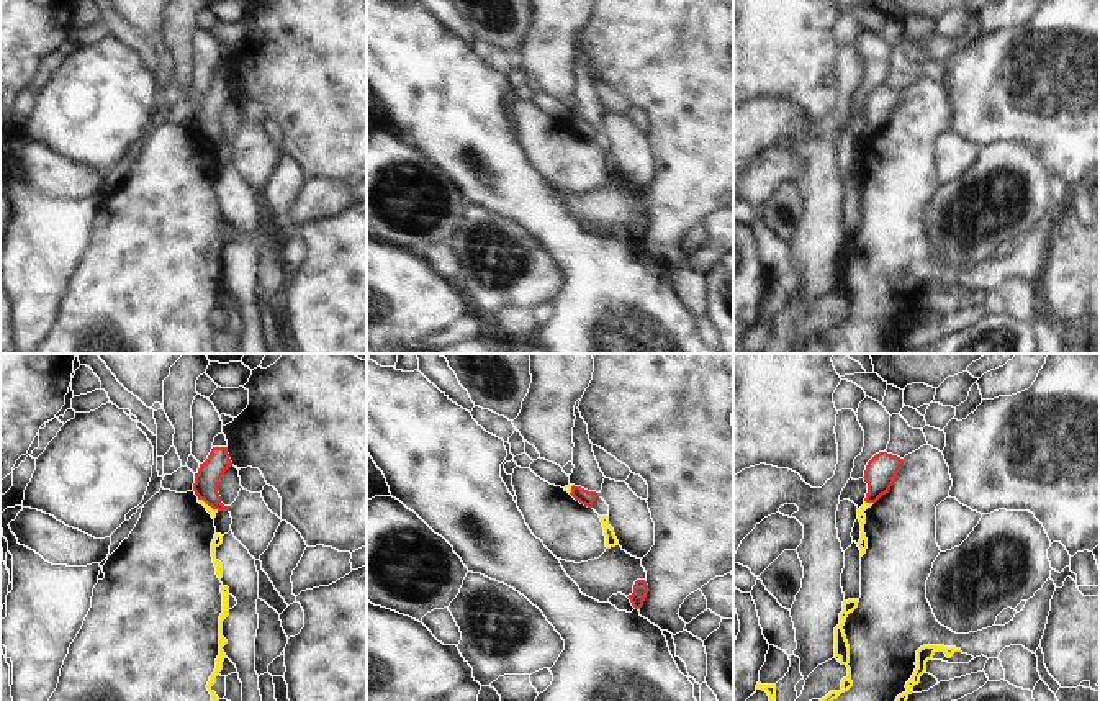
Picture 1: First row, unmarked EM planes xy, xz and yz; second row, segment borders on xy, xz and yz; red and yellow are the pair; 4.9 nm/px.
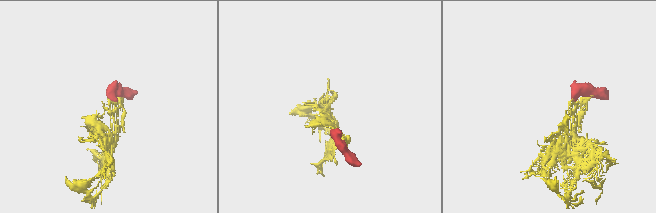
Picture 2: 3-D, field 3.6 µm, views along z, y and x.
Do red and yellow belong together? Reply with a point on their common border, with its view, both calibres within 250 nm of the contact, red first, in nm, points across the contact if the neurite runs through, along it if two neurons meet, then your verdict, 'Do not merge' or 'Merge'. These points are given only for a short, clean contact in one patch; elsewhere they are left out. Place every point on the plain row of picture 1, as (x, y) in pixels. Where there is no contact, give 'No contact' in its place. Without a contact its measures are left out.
Touches red at yz (870, 135). Thickness 150 nm (red) against 50 nm. Boundary: yz (865, 133), (873, 136). Do not merge

